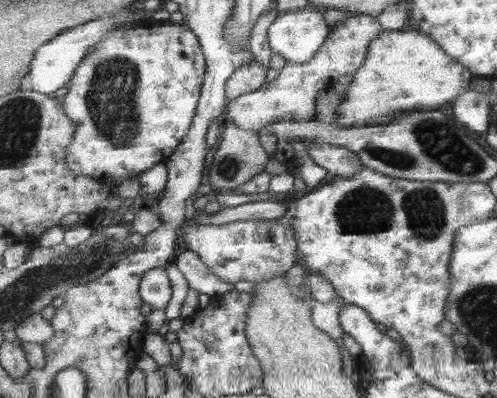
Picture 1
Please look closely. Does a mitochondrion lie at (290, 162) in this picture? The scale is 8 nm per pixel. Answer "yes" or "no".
no

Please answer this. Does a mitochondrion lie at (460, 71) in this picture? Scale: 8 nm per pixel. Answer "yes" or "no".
no

